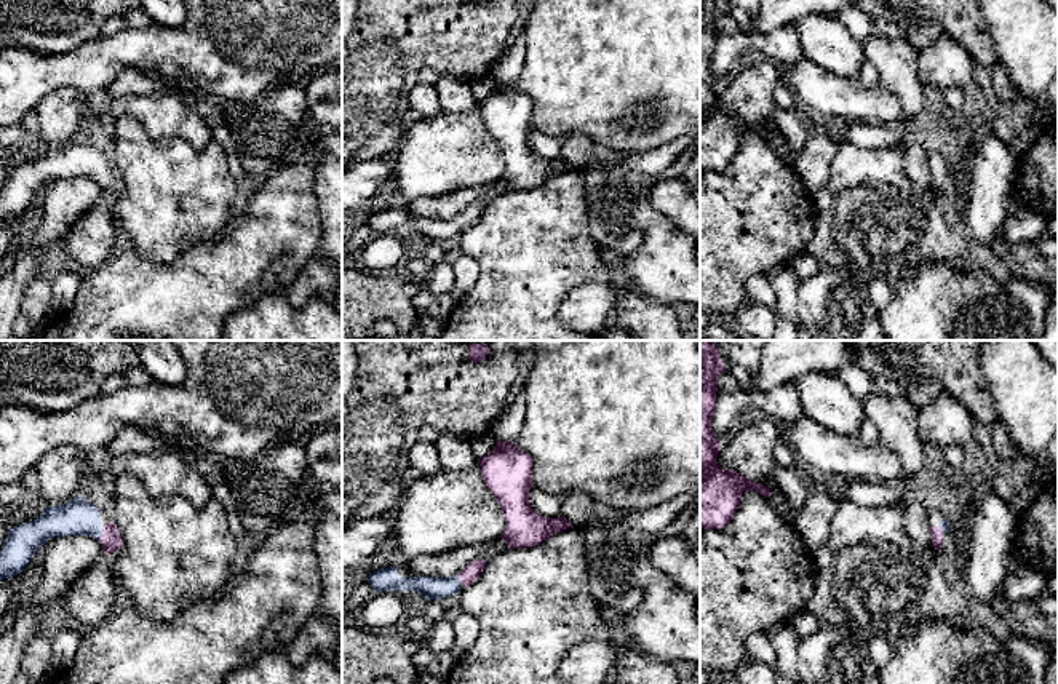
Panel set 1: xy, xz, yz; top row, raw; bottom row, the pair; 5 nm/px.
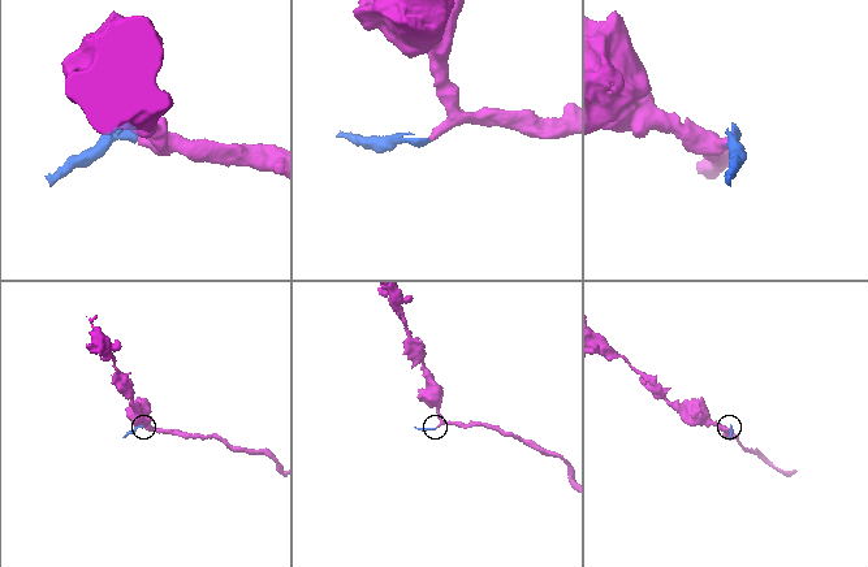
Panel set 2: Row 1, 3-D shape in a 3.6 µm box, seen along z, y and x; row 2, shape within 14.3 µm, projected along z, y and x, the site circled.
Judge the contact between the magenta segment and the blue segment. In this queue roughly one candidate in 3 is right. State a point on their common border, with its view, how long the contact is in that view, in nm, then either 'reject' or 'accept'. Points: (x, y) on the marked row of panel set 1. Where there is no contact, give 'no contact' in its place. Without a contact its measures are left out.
xy (101, 534) | 80 nm | accept

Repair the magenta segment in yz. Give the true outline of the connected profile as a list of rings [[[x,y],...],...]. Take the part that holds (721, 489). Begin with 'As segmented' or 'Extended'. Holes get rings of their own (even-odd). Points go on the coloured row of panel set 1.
As segmented. [[[700,340],[700,529],[724,529],[740,505],[743,491],[770,495],[767,486],[716,465],[721,444],[711,431],[711,417],[718,377],[724,369],[718,347],[711,340]]]

